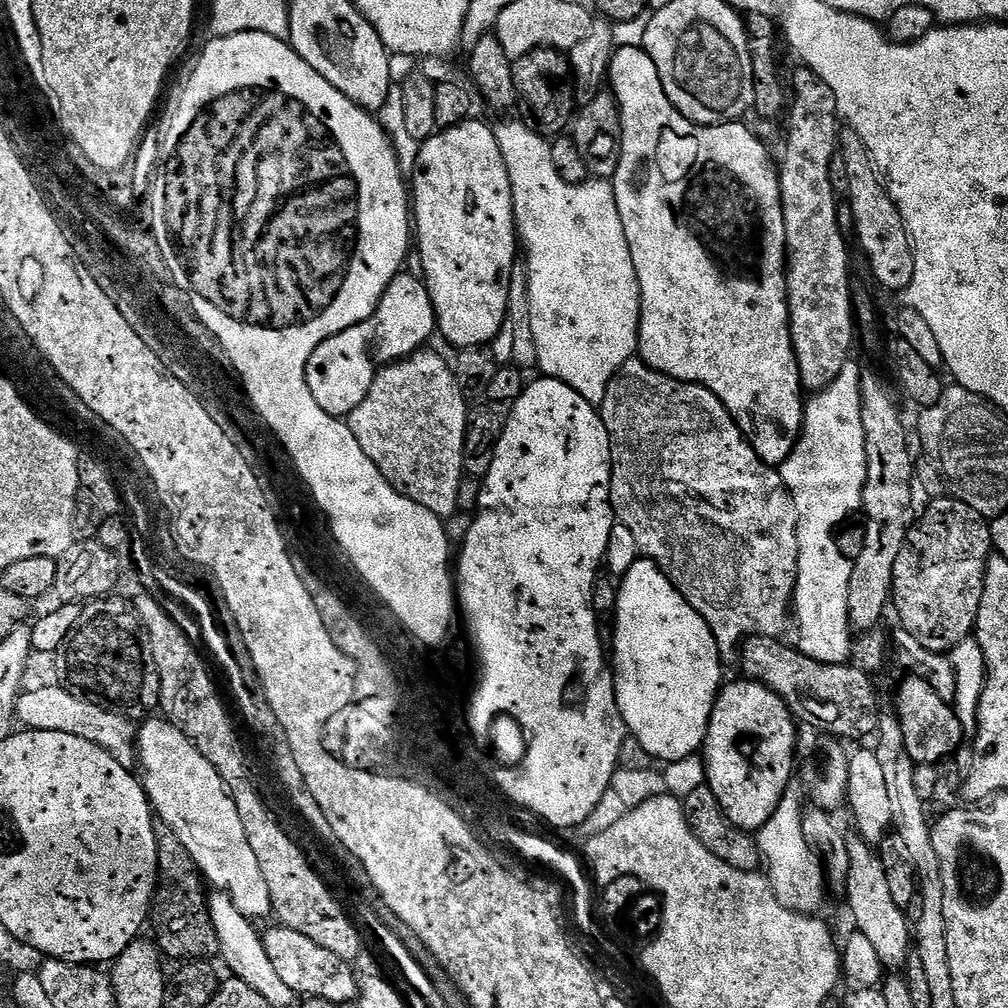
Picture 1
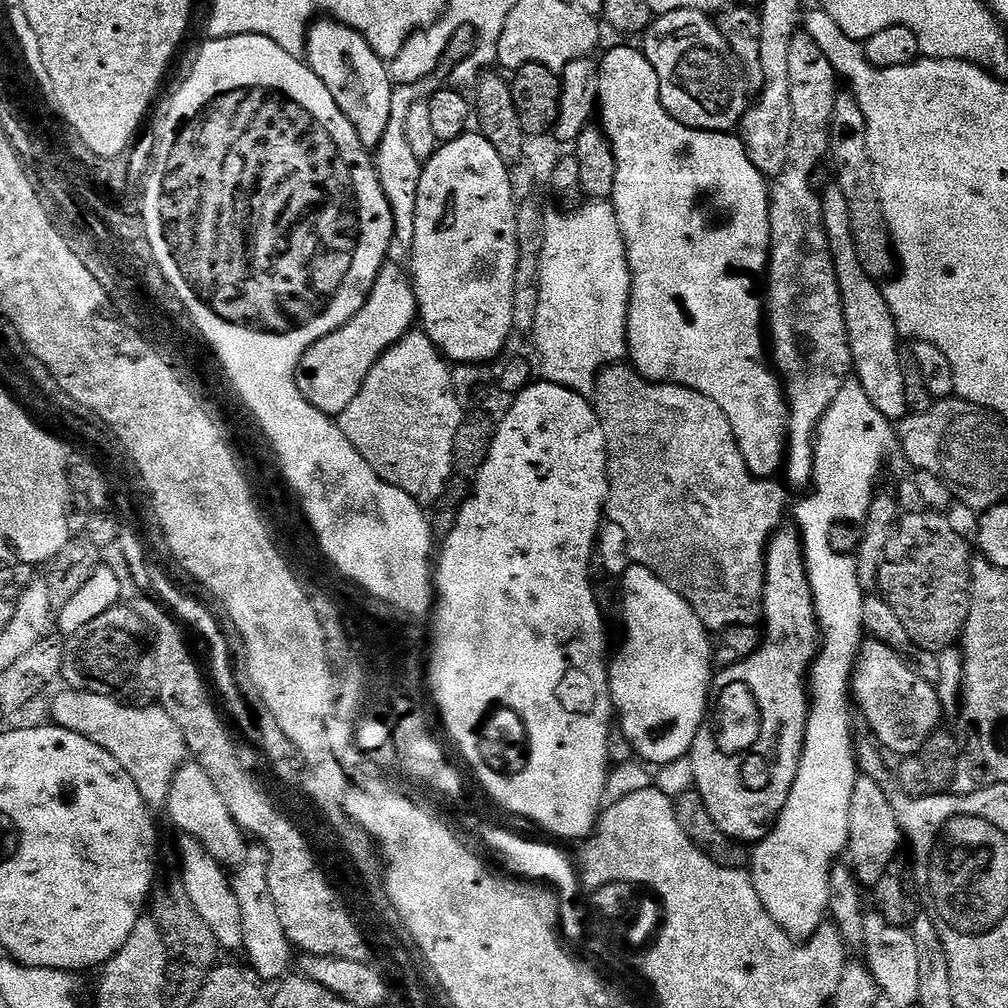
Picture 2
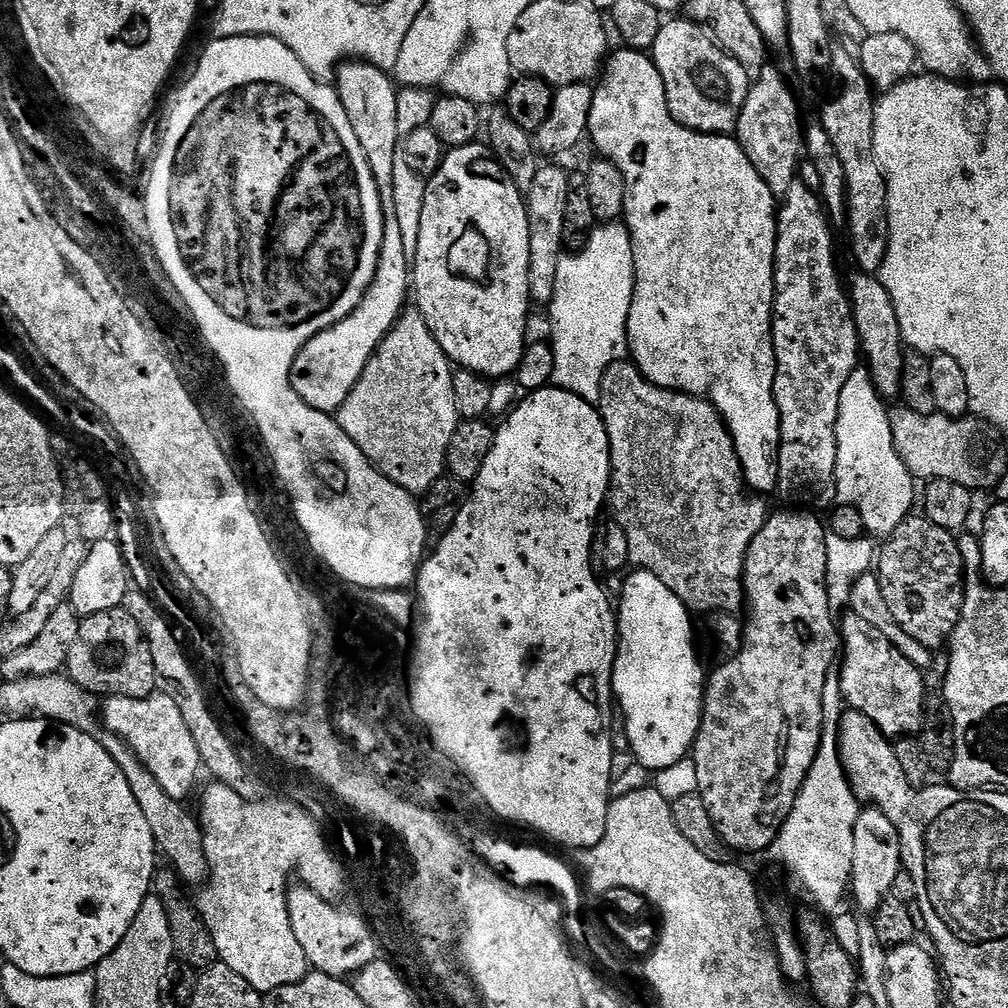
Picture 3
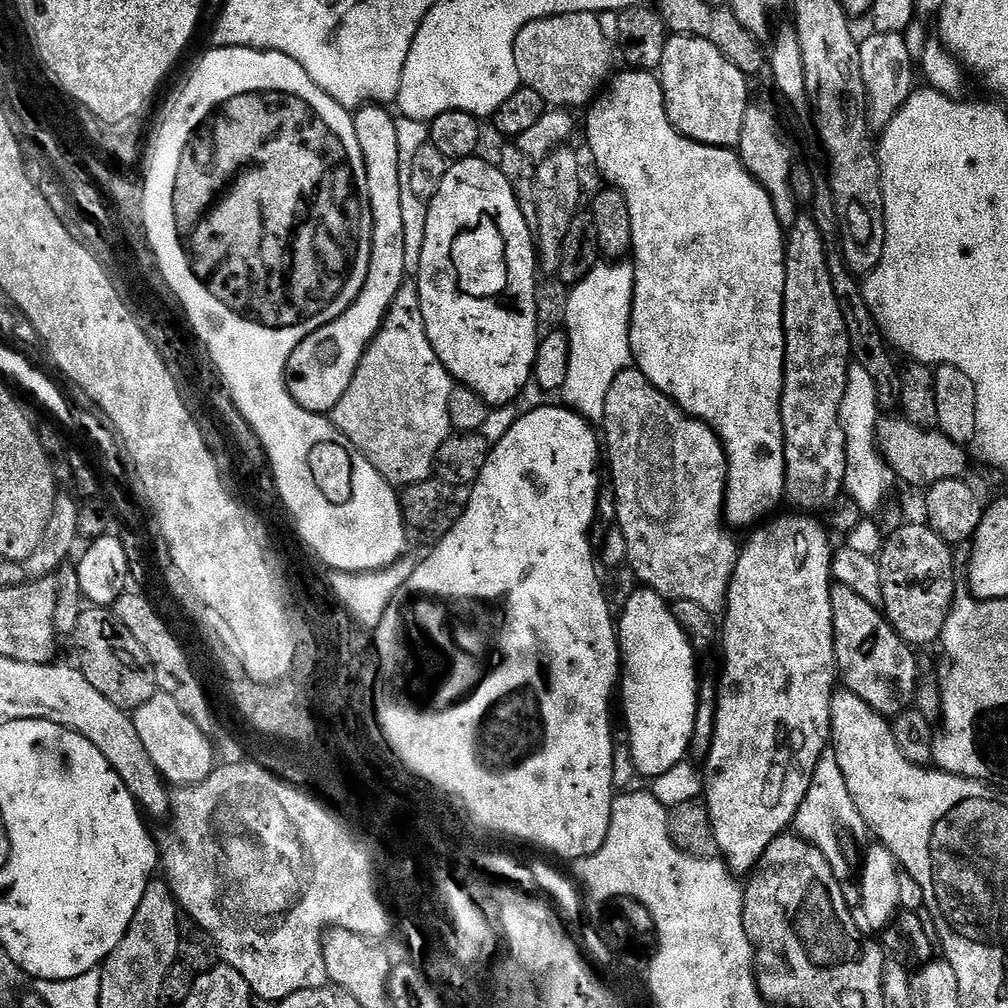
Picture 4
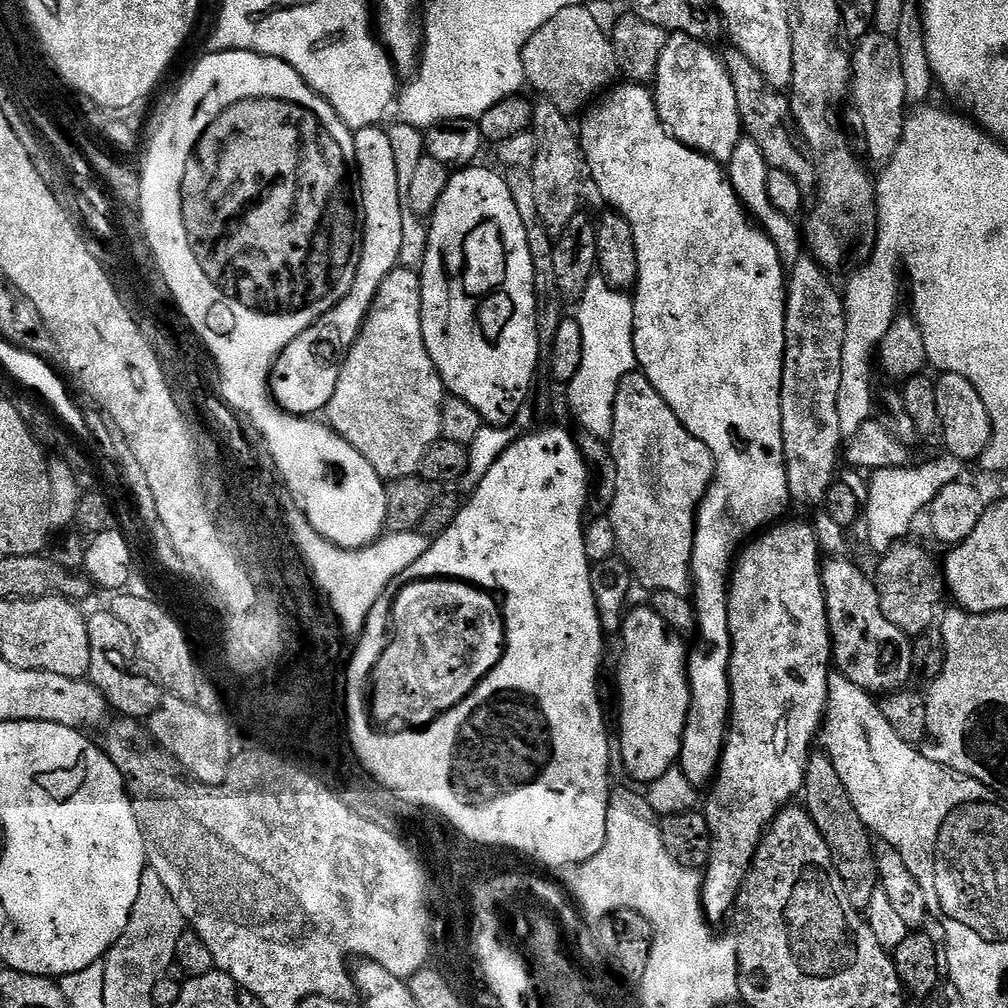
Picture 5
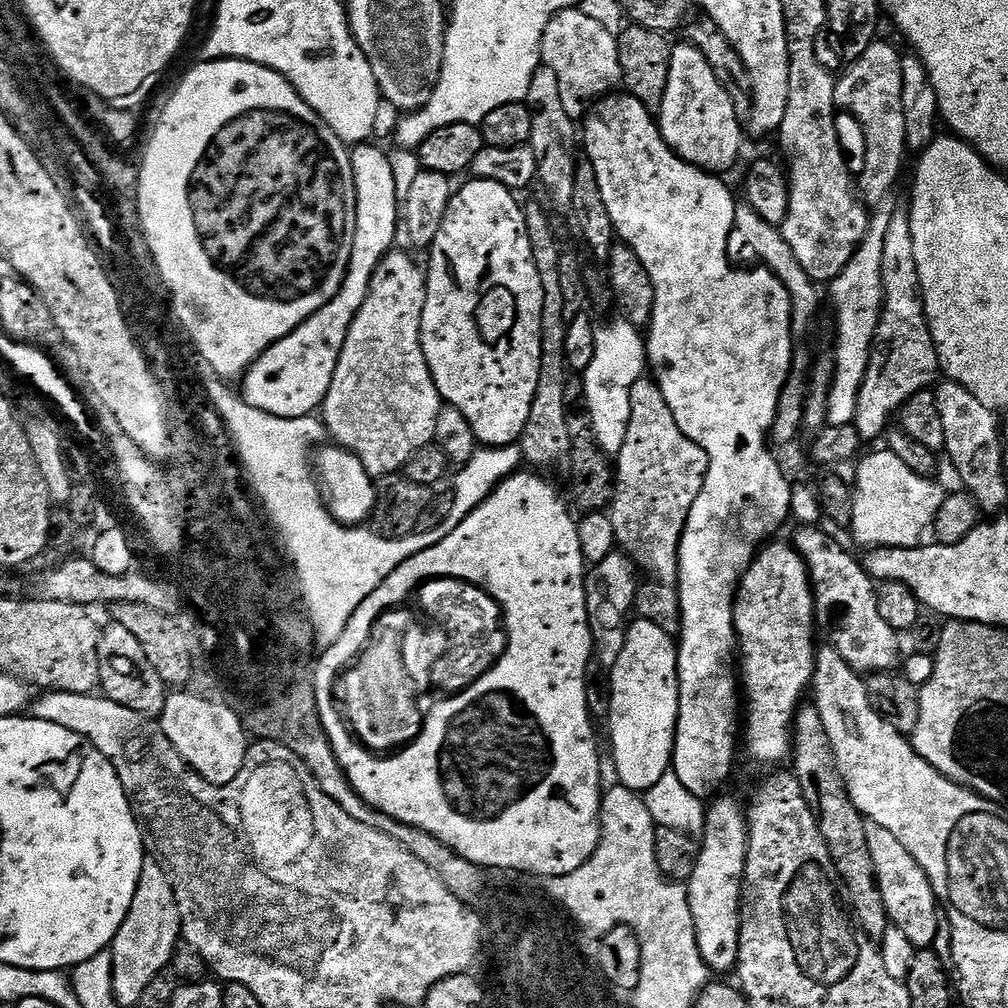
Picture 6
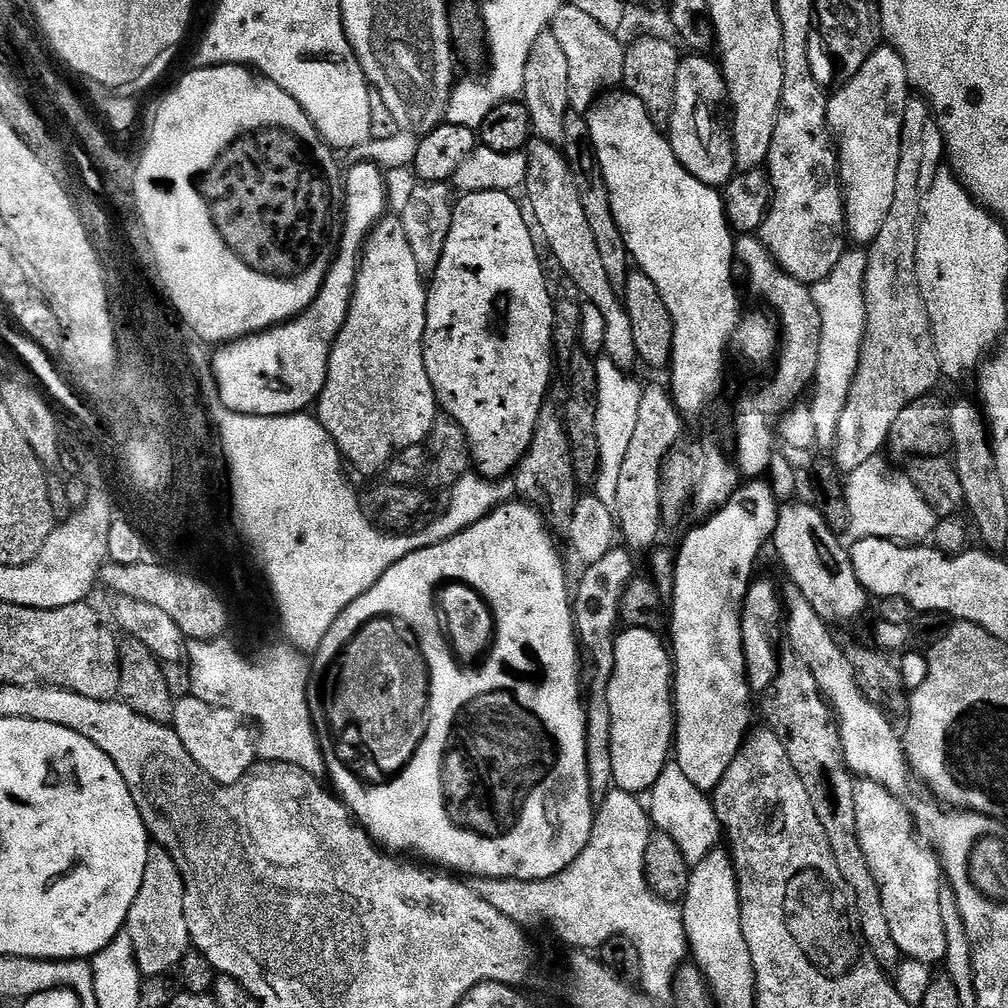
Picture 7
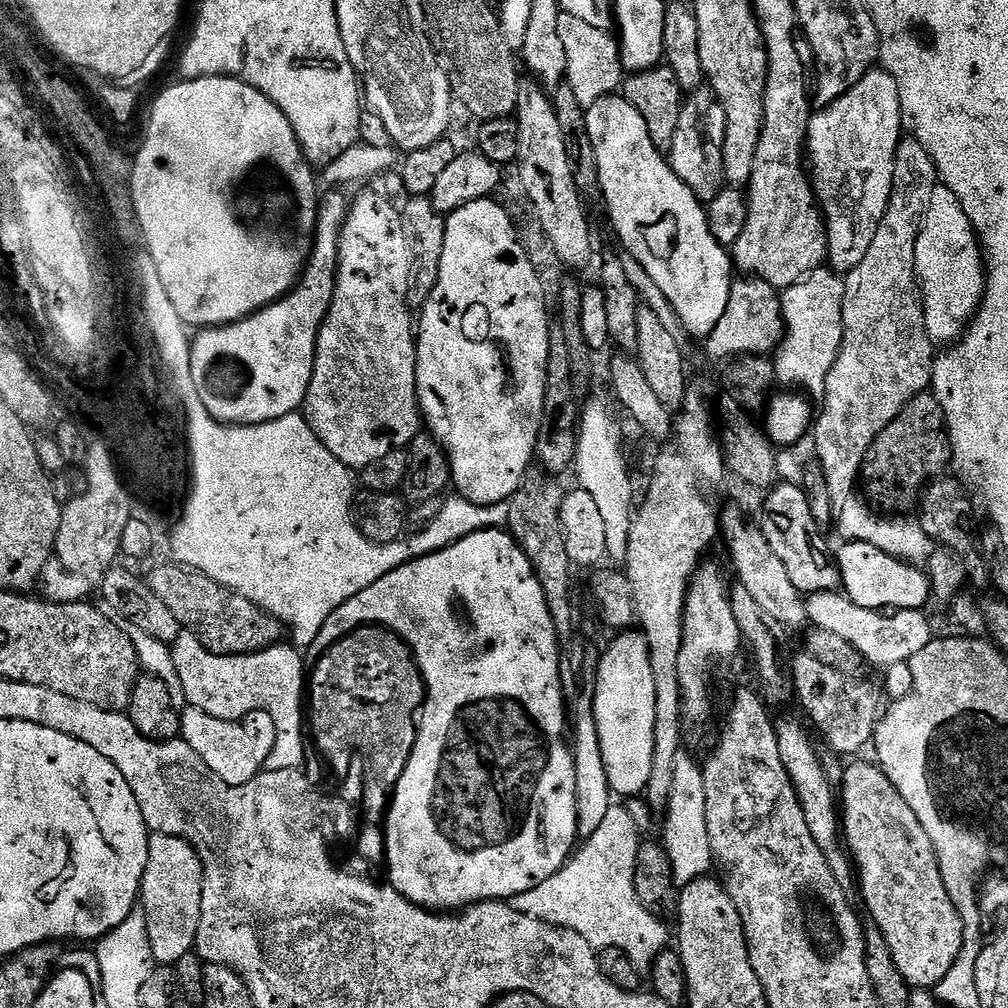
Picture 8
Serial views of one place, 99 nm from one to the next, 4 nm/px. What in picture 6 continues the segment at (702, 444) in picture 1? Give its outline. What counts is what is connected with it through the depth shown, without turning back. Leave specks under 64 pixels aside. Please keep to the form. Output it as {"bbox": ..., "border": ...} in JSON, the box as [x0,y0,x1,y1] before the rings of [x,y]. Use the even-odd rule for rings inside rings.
{"bbox":[610,378,708,584],"border":[[[651,378],[634,382],[630,390],[630,426],[620,455],[614,460],[614,491],[610,515],[619,551],[632,559],[645,577],[659,584],[677,583],[680,539],[694,498],[702,494],[708,473],[708,455],[674,422],[662,390]]]}

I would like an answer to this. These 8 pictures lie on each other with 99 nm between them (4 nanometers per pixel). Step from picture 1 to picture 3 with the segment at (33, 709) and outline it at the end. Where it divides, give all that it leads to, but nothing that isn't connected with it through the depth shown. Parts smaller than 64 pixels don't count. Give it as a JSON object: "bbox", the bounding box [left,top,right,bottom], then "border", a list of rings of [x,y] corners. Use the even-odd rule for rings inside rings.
{"bbox":[102,690,202,801],"border":[[[159,690],[146,698],[109,696],[102,704],[102,724],[127,744],[170,798],[187,801],[196,784],[196,775],[201,775],[202,765],[198,746],[194,746],[186,718],[182,718],[182,710],[178,710],[178,702],[174,702],[174,698]]]}

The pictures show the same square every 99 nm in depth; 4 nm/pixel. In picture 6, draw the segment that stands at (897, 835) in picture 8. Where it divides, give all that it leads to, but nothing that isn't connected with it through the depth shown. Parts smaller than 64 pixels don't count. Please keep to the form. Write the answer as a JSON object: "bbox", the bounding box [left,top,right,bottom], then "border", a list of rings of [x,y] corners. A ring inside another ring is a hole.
{"bbox":[866,823,942,950],"border":[[[869,823],[866,842],[870,842],[870,858],[874,858],[874,870],[891,927],[902,930],[902,934],[906,934],[906,938],[910,938],[918,950],[931,949],[940,932],[940,924],[942,928],[942,912],[936,909],[938,901],[926,870],[914,862],[914,854],[910,854],[910,850],[906,850],[898,838],[894,838],[894,834],[882,826]]]}

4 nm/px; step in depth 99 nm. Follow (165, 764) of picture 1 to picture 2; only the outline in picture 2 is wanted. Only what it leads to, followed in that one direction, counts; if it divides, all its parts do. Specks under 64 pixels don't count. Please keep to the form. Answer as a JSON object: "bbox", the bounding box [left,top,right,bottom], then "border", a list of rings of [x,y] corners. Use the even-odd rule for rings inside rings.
{"bbox":[167,762,246,866],"border":[[[186,762],[177,770],[170,786],[167,812],[169,818],[181,828],[179,831],[185,836],[194,837],[219,864],[225,866],[243,864],[246,855],[245,833],[232,821],[226,802],[222,802],[222,794],[218,794],[214,782],[210,782],[210,774],[206,774],[206,770],[202,770],[200,764]]]}

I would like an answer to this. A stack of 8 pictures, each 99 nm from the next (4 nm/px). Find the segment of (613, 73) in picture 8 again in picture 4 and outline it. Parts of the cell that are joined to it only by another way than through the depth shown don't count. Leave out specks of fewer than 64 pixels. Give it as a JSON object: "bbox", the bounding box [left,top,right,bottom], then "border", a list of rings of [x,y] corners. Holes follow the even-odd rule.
{"bbox":[514,12,614,110],"border":[[[567,12],[561,16],[547,16],[530,22],[516,35],[514,66],[518,66],[521,85],[530,90],[538,90],[538,94],[542,94],[545,105],[567,106],[569,109],[577,110],[576,108],[583,109],[591,105],[597,93],[605,87],[613,71],[612,50],[614,52],[613,45],[608,43],[605,35],[602,34],[597,13]]]}

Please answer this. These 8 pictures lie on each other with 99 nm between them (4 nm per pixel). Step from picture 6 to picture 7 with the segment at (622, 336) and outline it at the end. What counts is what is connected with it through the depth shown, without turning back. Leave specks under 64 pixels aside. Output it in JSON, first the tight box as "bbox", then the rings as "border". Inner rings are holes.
{"bbox":[594,358,642,505],"border":[[[600,358],[595,361],[597,372],[597,440],[600,464],[594,494],[602,502],[615,505],[618,492],[618,474],[622,471],[622,461],[626,459],[626,450],[634,429],[638,423],[638,402],[642,391],[641,385],[627,380],[625,369],[619,368],[613,360]]]}

